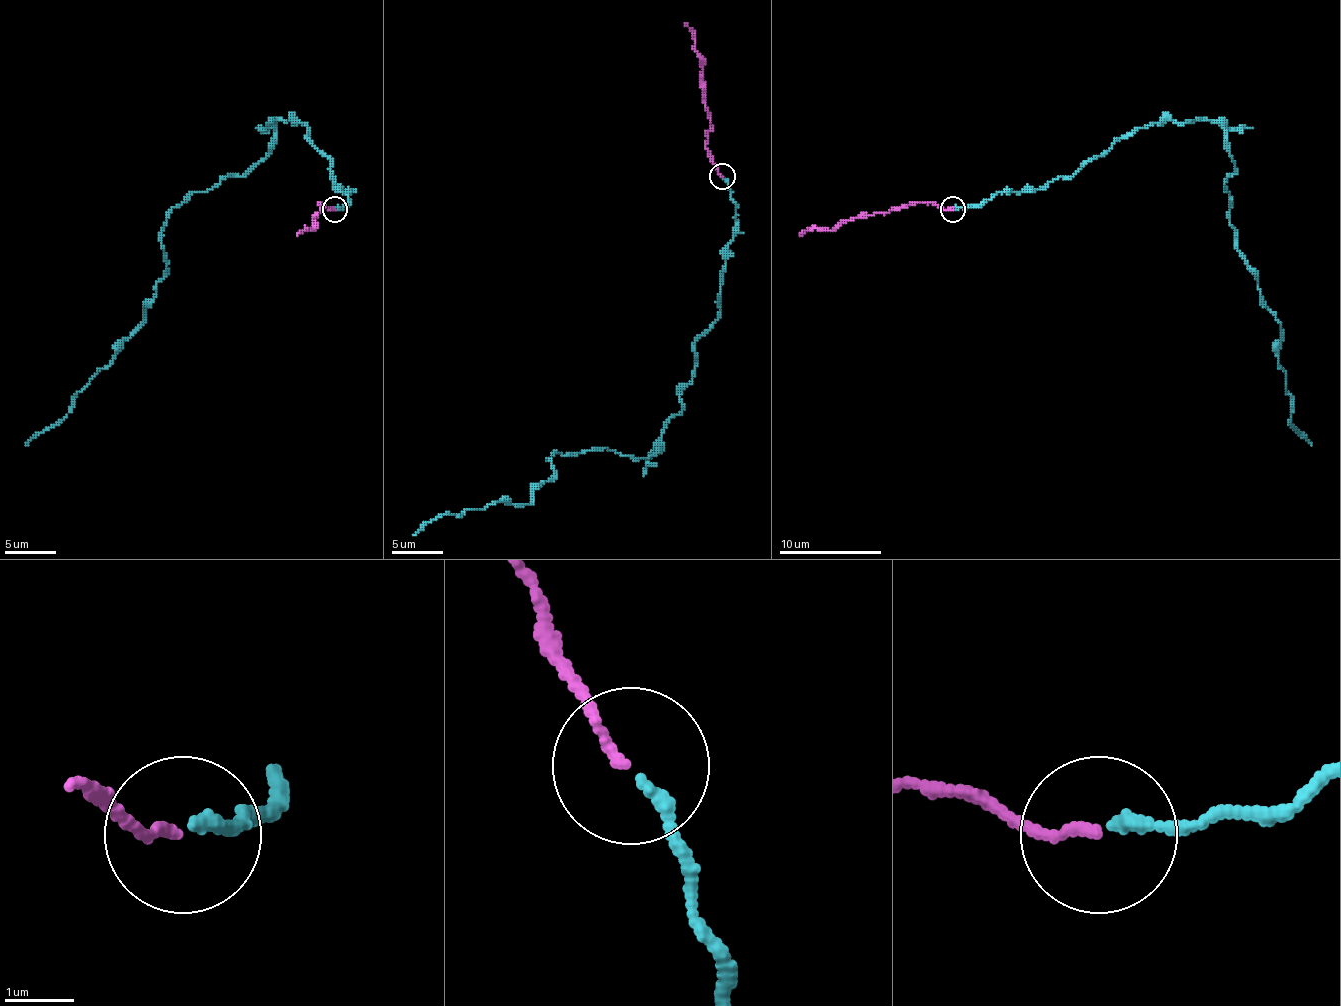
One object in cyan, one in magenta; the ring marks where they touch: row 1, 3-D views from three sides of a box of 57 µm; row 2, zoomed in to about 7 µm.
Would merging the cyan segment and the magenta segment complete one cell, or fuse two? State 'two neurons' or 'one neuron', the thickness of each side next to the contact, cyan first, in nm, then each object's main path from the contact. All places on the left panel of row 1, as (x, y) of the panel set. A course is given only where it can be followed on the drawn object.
one neuron; 190 nm thick on the cyan side, 130 nm on the other; cyan runs (335, 207), (348, 192), (333, 161), (305, 123), (276, 120), (264, 159), (171, 210), (146, 320), (26, 445); magenta runs (335, 210), (317, 202), (322, 207), (317, 212), (315, 225), (297, 235)

